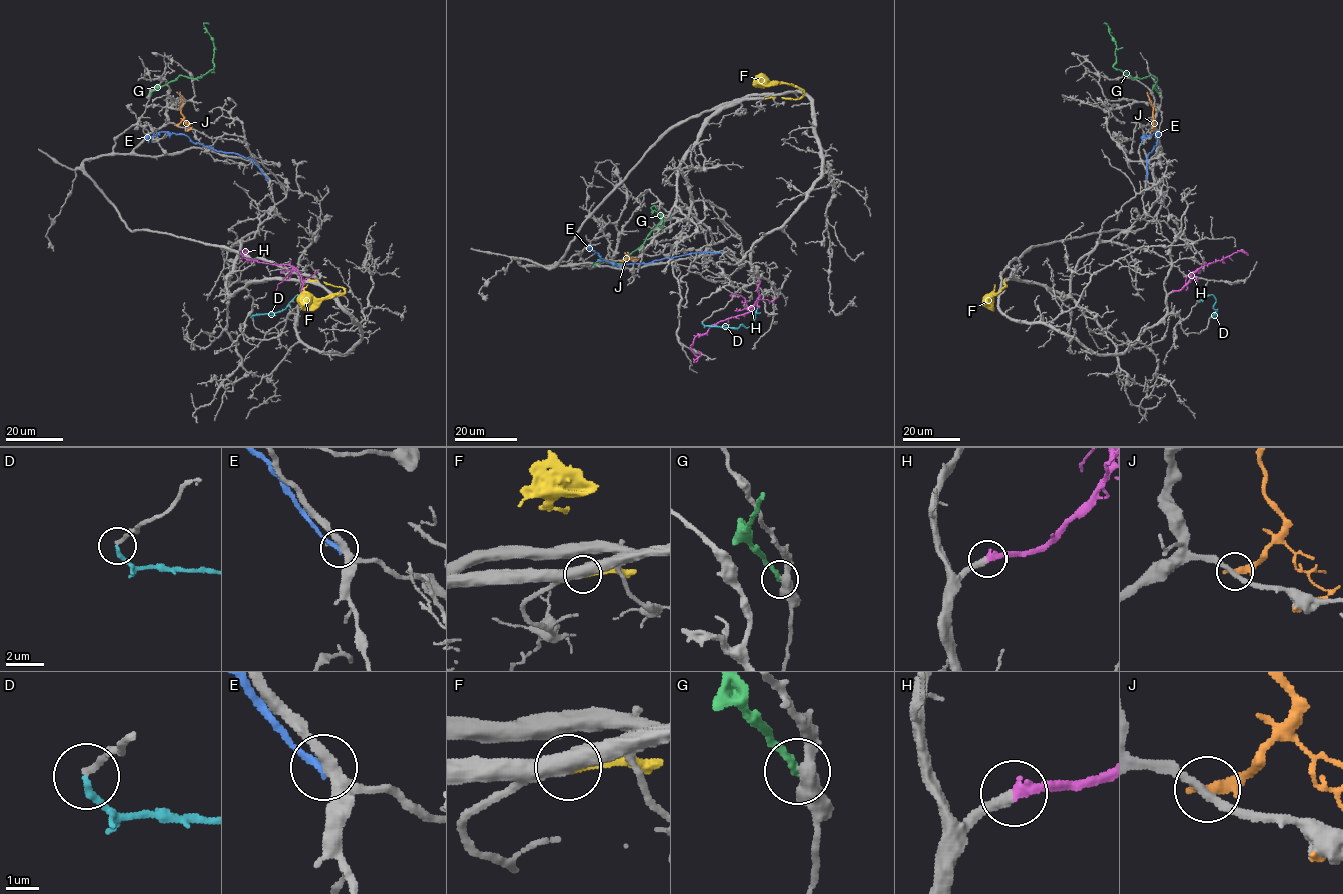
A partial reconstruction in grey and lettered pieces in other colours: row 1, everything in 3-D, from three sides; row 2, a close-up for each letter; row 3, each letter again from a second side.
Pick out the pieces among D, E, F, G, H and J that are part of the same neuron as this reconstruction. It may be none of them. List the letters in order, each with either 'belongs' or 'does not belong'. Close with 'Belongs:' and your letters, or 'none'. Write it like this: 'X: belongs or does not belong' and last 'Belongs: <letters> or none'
D: does not belong
E: does not belong
F: does not belong
G: does not belong
H: belongs
J: does not belong
Belongs: H

